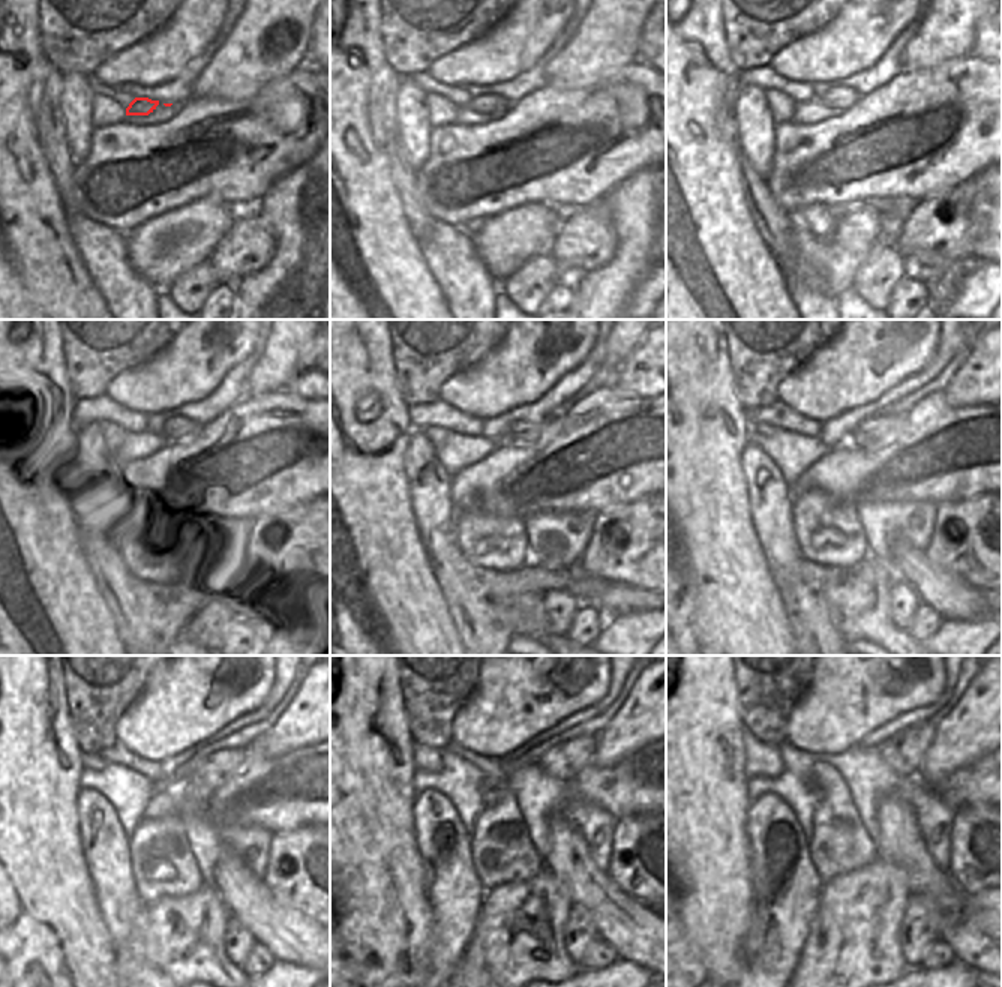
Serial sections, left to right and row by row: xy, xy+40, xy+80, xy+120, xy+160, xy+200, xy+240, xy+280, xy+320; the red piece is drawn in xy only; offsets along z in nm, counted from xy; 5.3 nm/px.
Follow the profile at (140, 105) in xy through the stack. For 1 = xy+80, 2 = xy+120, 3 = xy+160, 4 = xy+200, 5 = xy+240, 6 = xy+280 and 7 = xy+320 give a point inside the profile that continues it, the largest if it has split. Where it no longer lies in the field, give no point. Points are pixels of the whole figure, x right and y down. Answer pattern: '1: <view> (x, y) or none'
1: xy+80 (845, 98)
2: xy+120 (176, 429)
3: xy+160 (521, 432)
4: xy+200 (873, 434)
5: xy+240 (216, 768)
6: xy+280 (566, 761)
7: xy+320 (905, 752)

